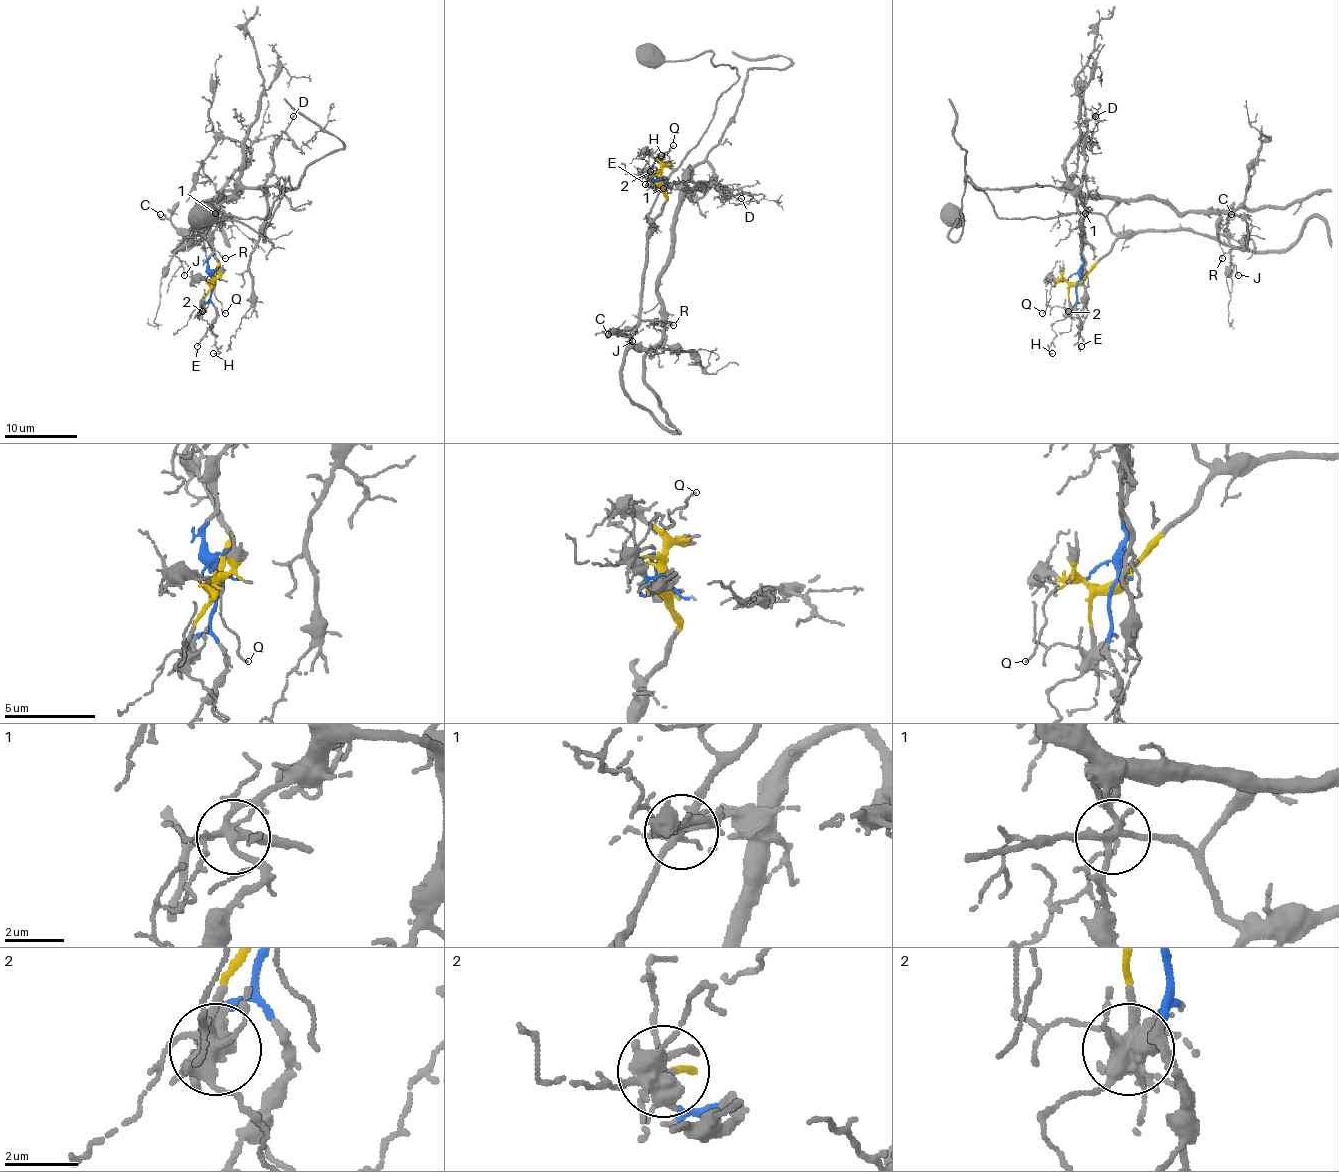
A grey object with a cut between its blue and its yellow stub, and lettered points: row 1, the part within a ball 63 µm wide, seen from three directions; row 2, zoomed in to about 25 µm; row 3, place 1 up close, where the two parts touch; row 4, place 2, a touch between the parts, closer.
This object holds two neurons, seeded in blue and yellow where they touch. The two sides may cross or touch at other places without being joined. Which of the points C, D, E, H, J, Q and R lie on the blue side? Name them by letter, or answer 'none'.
D, E

